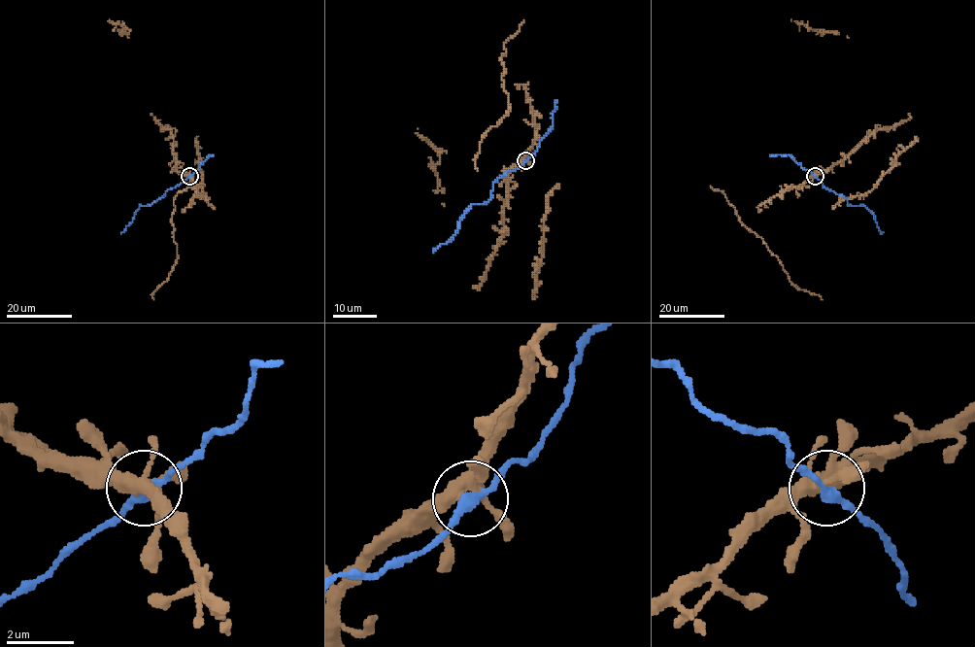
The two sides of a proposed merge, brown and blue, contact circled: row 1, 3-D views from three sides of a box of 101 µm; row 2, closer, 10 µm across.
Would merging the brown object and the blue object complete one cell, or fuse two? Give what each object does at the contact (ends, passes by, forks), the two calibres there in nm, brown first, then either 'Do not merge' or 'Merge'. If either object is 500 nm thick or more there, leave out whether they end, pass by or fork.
At the ring brown forks. At the ring blue passes by. Thickness 320 nm (brown) against 280 nm. Merge

